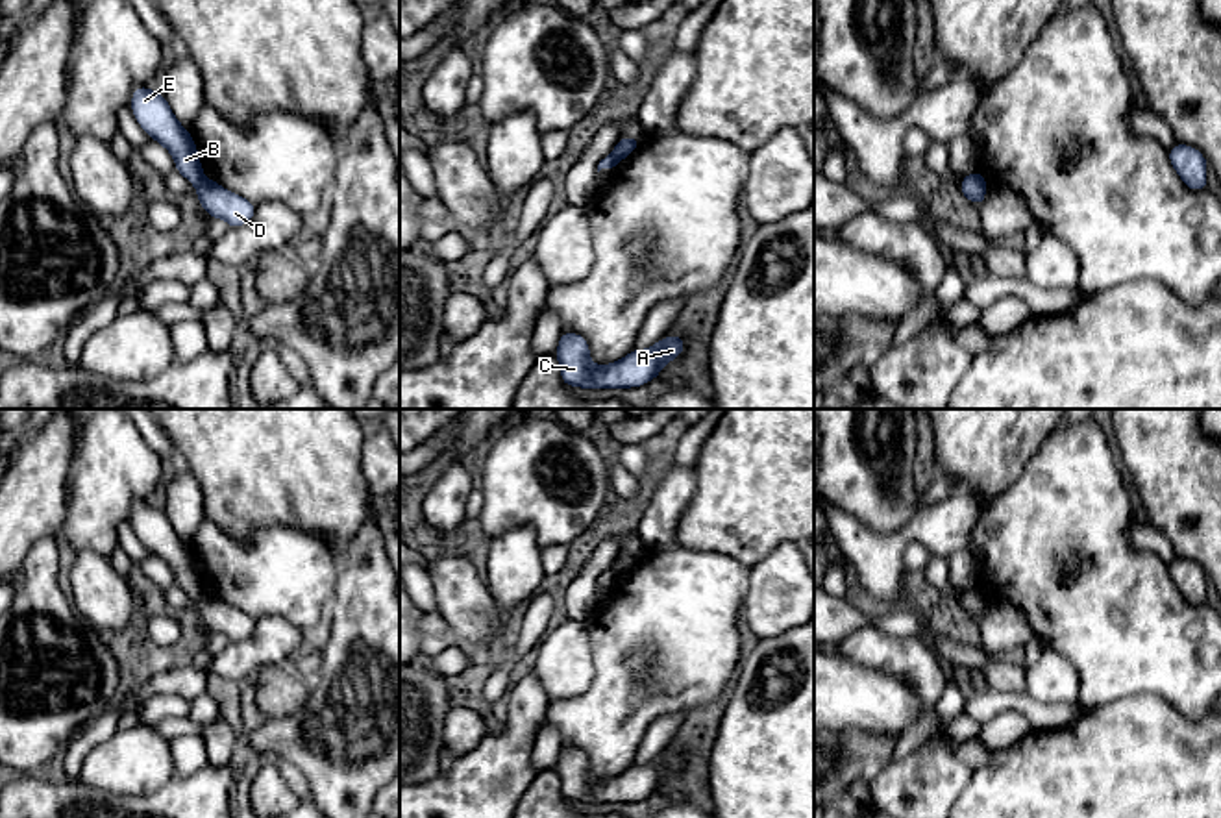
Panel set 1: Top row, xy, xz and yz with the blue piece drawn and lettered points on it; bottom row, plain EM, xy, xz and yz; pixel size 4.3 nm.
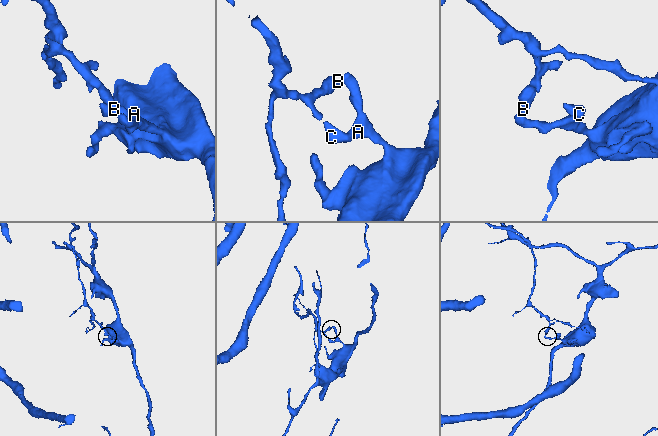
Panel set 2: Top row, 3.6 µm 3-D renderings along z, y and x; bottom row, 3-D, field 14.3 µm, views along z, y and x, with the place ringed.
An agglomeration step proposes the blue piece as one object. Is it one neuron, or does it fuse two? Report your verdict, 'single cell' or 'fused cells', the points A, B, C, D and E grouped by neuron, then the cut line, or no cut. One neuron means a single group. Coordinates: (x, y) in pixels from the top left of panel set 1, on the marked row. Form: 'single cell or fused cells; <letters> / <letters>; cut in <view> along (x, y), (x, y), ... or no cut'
fused cells; A C D / B E; cut in xy along (206, 178), (195, 185)

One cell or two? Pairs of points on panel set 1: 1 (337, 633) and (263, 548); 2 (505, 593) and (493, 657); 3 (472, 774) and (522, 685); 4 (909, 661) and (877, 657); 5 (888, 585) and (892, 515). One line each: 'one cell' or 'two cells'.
1: two cells
2: one cell
3: one cell
4: one cell
5: two cells

